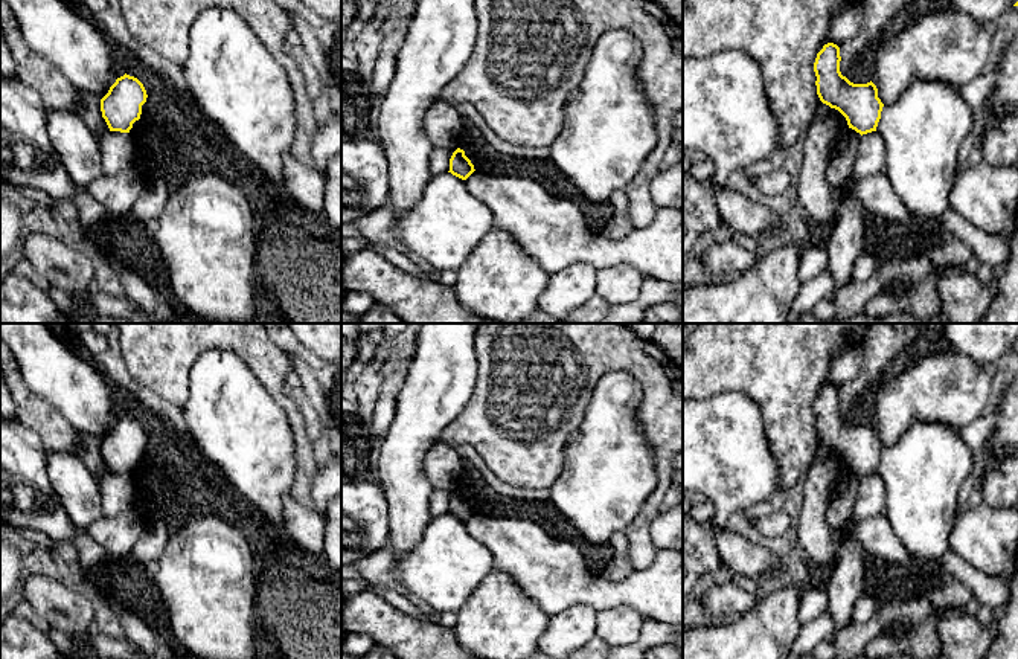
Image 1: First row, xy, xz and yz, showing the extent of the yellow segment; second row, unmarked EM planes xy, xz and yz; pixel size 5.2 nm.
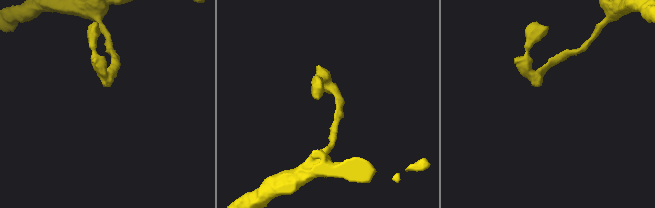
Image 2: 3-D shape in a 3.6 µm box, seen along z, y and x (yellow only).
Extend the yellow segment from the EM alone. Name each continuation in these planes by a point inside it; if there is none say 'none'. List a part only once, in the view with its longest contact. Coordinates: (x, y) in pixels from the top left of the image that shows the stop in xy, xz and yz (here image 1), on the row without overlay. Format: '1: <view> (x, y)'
none

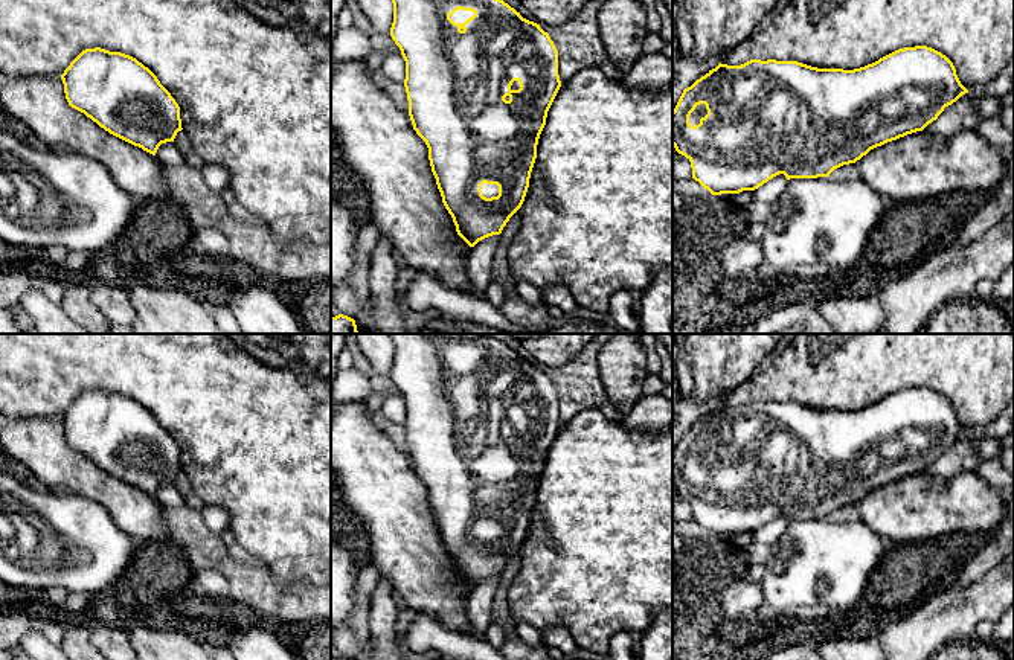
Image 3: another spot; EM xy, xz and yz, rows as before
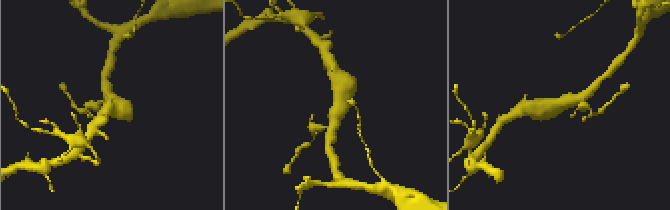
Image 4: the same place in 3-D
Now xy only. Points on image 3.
none

